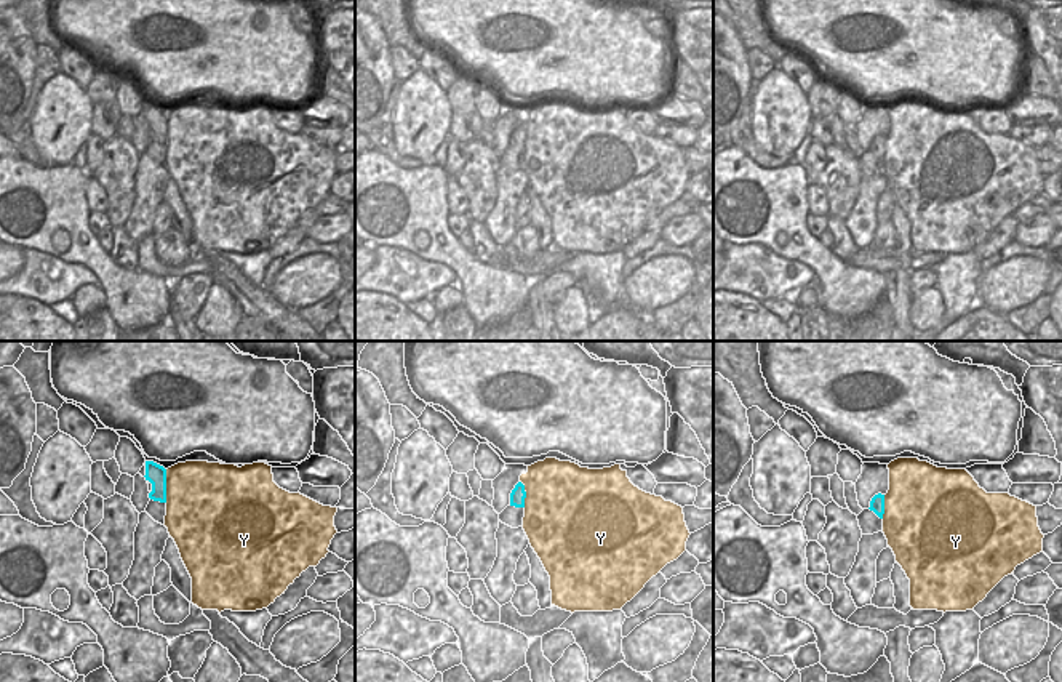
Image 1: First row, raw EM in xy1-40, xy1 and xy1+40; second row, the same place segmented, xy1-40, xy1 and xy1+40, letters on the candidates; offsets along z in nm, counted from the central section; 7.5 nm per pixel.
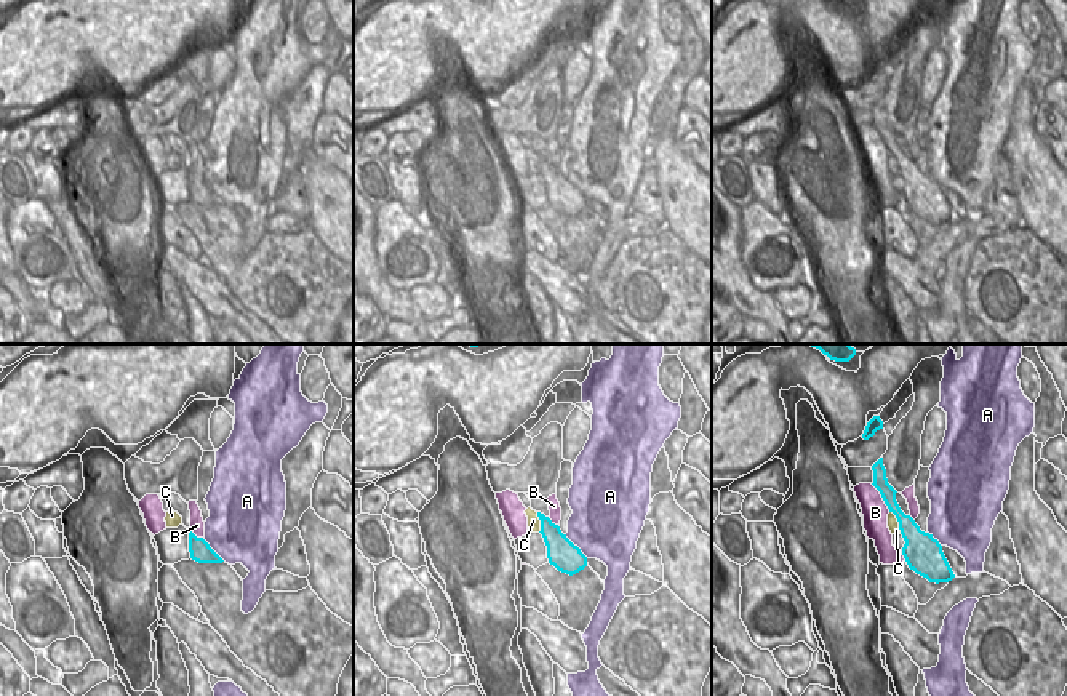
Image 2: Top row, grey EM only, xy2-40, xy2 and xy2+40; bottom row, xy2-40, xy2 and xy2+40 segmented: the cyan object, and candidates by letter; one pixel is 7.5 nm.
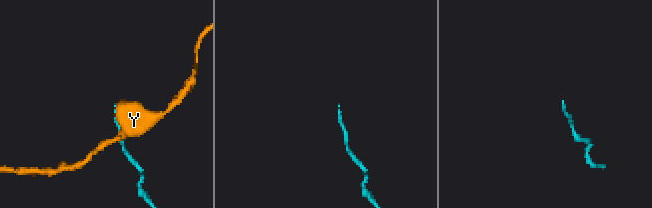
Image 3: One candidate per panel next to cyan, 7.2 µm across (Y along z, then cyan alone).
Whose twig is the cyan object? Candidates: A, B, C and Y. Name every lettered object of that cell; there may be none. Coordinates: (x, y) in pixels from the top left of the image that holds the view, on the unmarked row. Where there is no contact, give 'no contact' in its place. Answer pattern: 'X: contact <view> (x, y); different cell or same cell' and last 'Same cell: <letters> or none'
A: contact xy2 (576, 188); different cell
B: contact xy2+40 (882, 138); different cell
C: contact xy2+40 (898, 162); different cell
Y: contact xy1-40 (165, 127); different cell
Same cell: none

